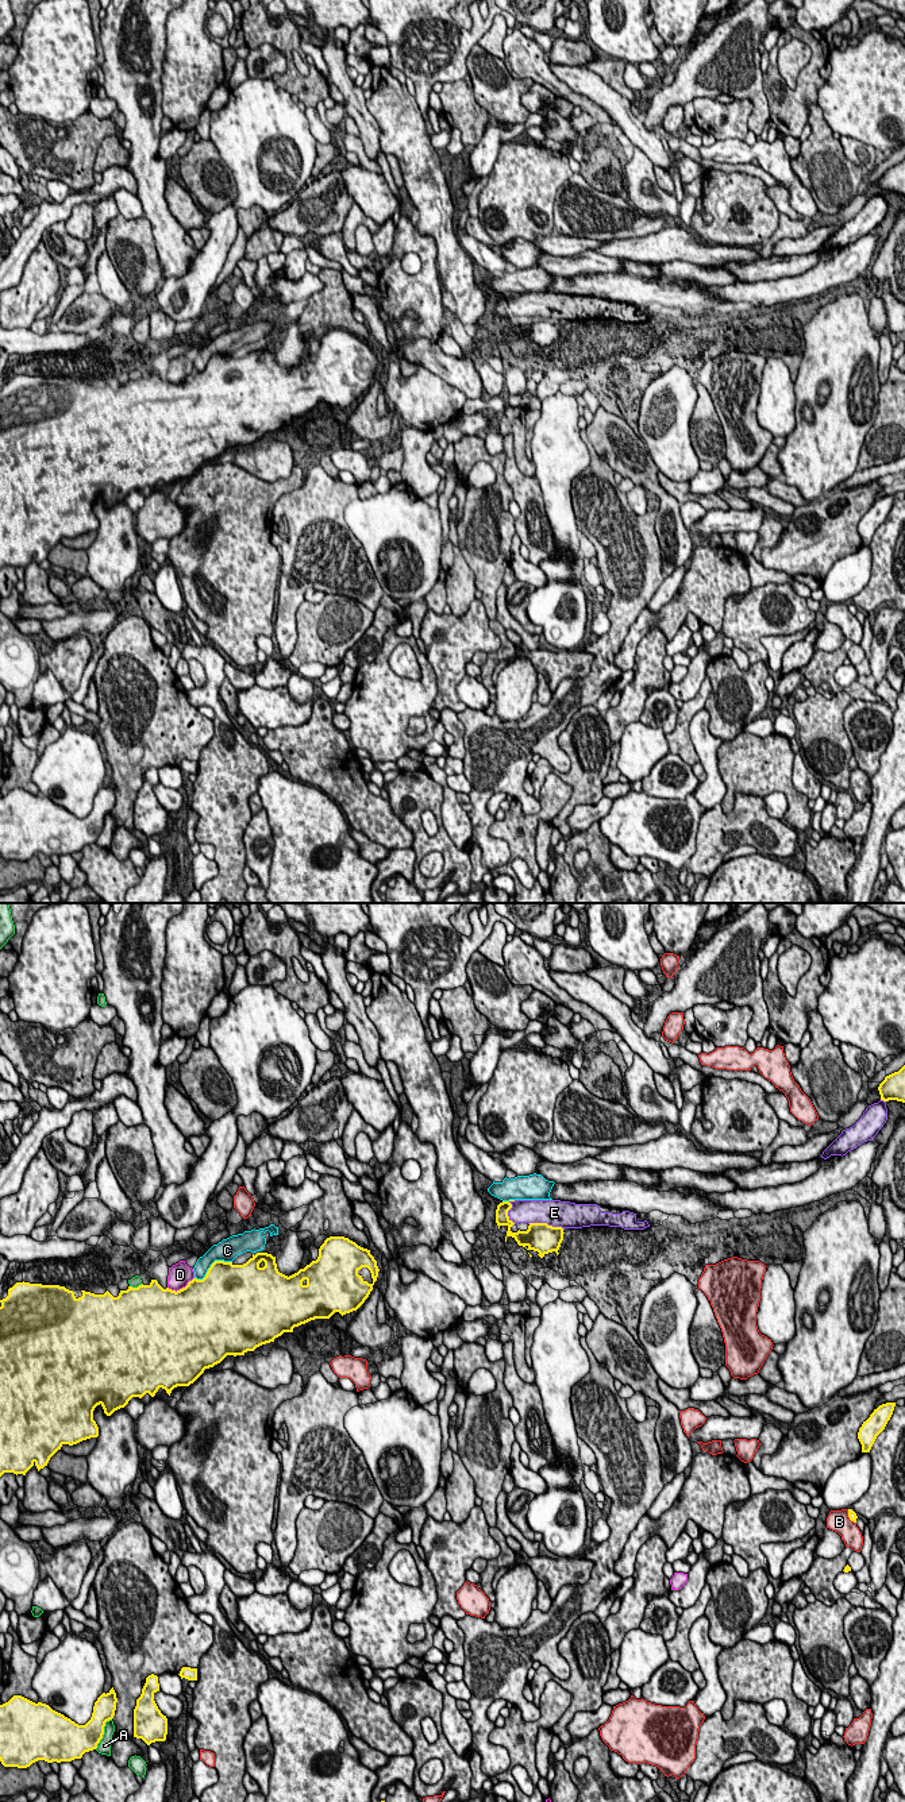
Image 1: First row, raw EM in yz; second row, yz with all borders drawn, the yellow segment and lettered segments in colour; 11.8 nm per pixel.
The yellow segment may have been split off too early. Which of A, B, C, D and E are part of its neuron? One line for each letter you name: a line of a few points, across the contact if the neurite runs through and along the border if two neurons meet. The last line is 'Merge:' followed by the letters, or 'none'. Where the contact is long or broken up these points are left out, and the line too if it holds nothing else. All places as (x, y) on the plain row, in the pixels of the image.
Merge: E

